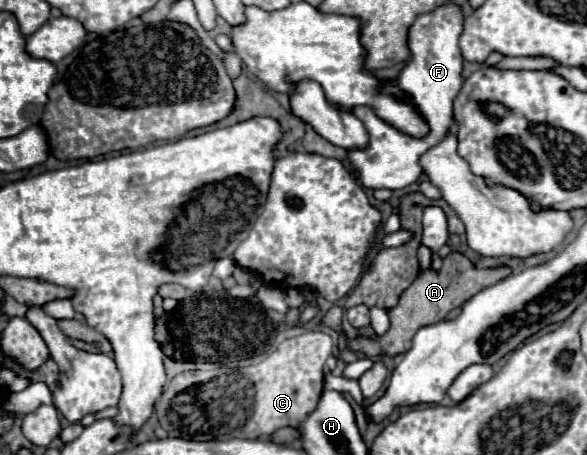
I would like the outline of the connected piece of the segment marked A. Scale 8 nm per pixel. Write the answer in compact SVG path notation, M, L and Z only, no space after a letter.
M450 252L444 258L442 270L434 272L434 270L422 270L418 274L418 278L412 282L412 286L400 296L400 302L396 308L390 308L390 330L376 340L370 338L356 338L352 342L352 350L360 350L366 356L378 356L378 354L388 354L388 356L396 356L400 352L406 352L410 348L410 342L414 338L414 334L422 328L422 326L430 326L434 322L444 320L444 316L462 306L466 300L470 300L474 294L478 294L478 290L484 290L486 286L492 286L494 282L500 282L502 278L506 278L510 274L510 268L490 268L490 270L476 270L472 266L472 262L462 256L460 252Z

